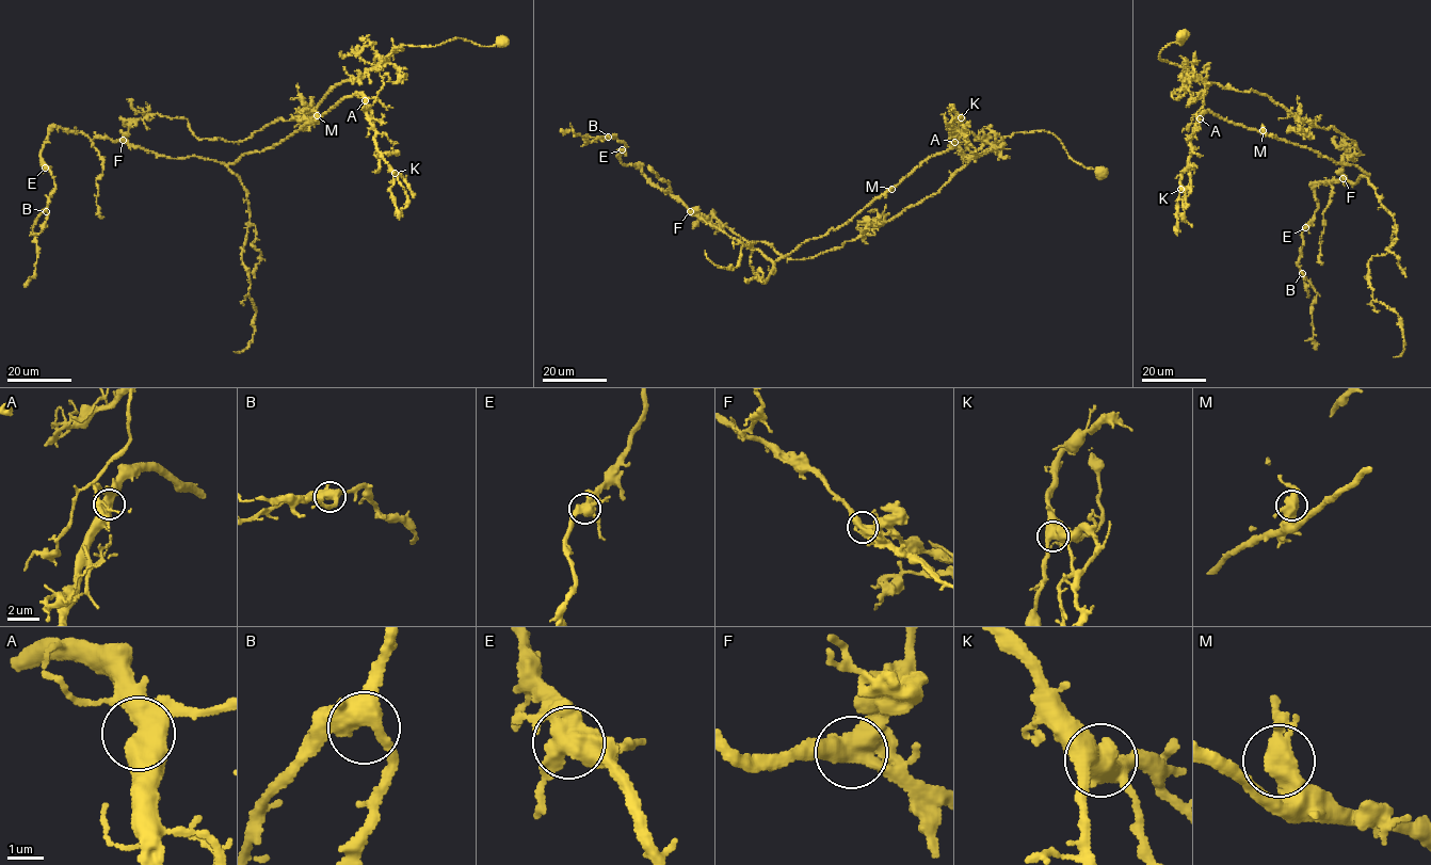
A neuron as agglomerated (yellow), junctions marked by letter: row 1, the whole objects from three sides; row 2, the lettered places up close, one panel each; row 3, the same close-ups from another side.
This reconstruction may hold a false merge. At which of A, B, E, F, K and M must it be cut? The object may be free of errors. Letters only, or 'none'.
F

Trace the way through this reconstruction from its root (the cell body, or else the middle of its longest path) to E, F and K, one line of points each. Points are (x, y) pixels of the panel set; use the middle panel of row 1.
E: (1100, 173), (1051, 133), (1013, 133), (938, 192), (792, 259), (692, 212), (621, 162), (622, 149)
F: (1100, 173), (1074, 161), (1051, 133), (1013, 133), (938, 192), (803, 259), (690, 211)
K: (1100, 173), (1074, 161), (1061, 141), (1043, 130), (1013, 133), (976, 156), (951, 133), (954, 118), (961, 117)

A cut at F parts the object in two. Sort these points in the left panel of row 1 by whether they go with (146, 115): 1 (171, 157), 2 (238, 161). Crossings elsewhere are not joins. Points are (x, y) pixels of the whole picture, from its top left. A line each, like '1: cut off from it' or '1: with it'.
1: cut off from it
2: cut off from it

